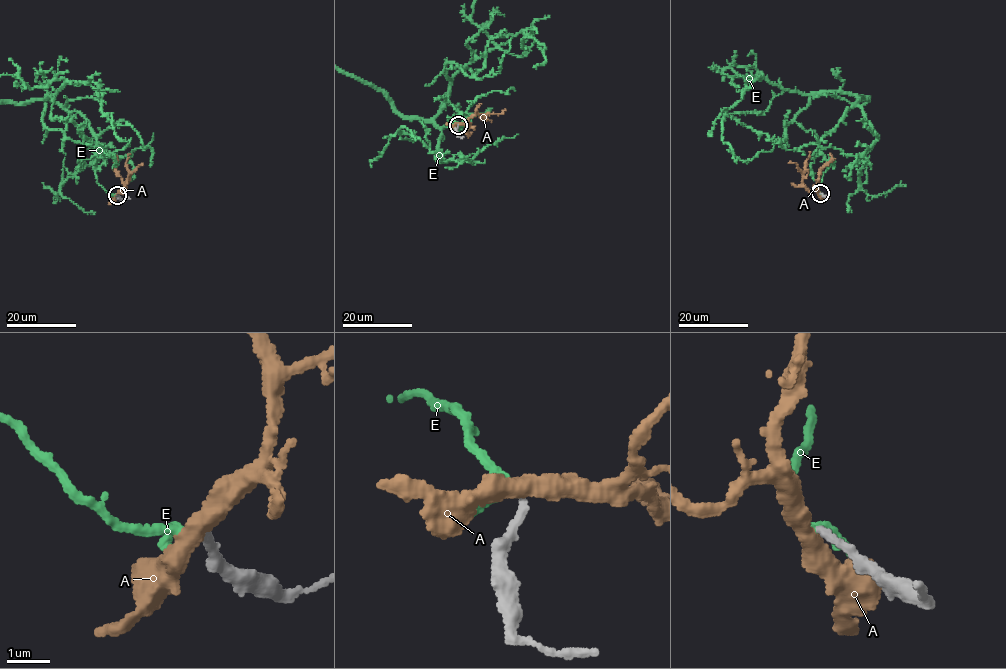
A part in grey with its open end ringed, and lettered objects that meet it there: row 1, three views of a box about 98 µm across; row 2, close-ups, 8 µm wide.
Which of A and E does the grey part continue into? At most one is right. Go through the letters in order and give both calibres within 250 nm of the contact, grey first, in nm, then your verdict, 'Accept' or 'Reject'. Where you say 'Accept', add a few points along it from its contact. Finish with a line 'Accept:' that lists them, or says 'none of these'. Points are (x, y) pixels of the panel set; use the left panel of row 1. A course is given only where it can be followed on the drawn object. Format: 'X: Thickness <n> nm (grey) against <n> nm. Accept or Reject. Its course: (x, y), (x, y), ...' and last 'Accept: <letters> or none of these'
A: Thickness 180 nm (grey) against 440 nm. Reject
E: Thickness 180 nm (grey) against 150 nm. Accept
Accept: E

